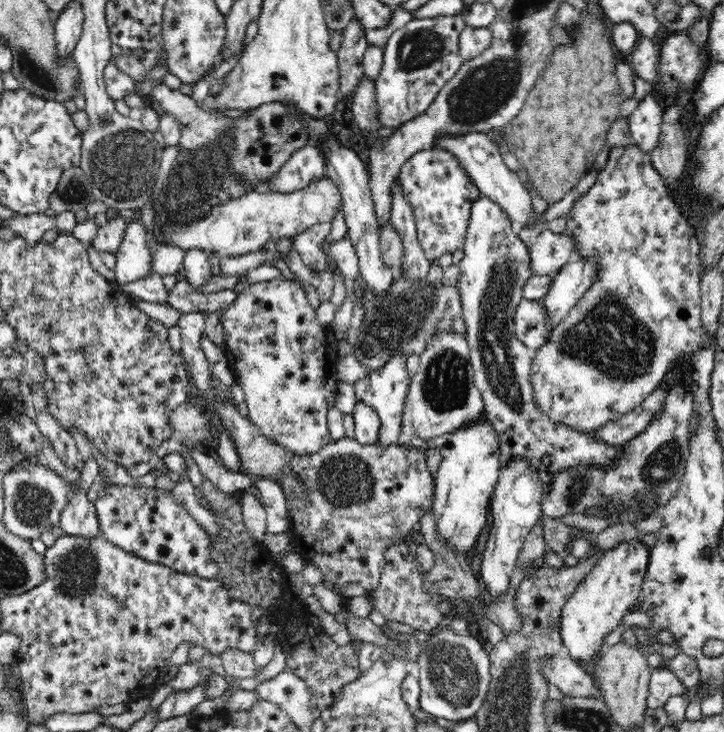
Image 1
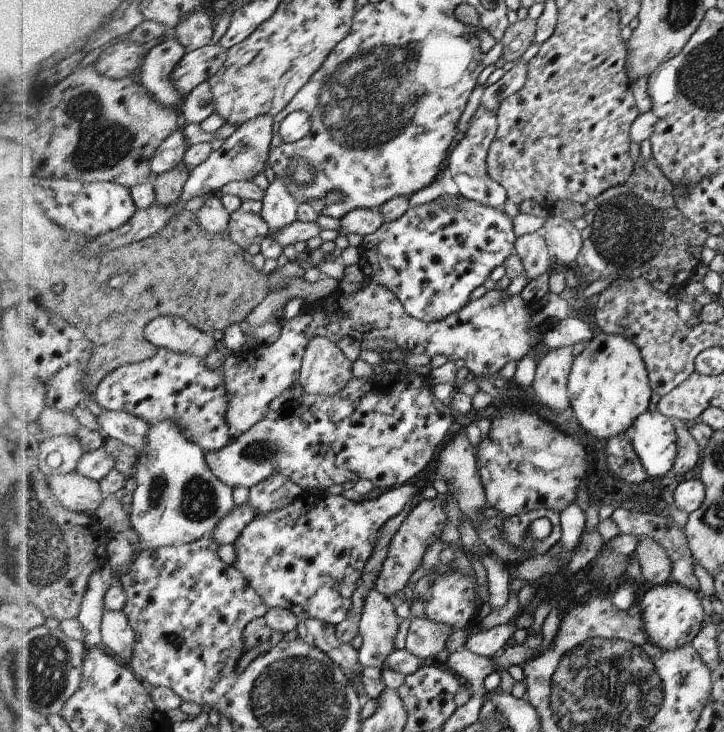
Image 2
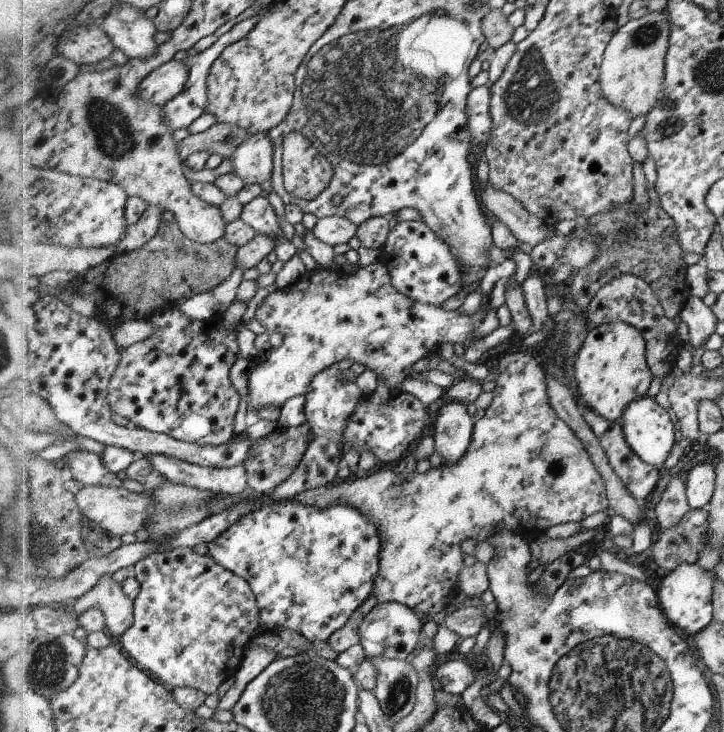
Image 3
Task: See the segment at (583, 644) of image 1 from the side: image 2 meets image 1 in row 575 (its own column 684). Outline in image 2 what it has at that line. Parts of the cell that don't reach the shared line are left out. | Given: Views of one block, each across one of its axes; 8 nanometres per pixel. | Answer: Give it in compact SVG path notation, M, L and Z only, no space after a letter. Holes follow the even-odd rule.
M675 581L666 582L664 585L658 584L648 590L642 596L639 605L642 610L641 625L644 626L643 632L648 636L648 642L662 650L676 650L686 644L690 645L708 618L704 613L701 599L701 593Z

